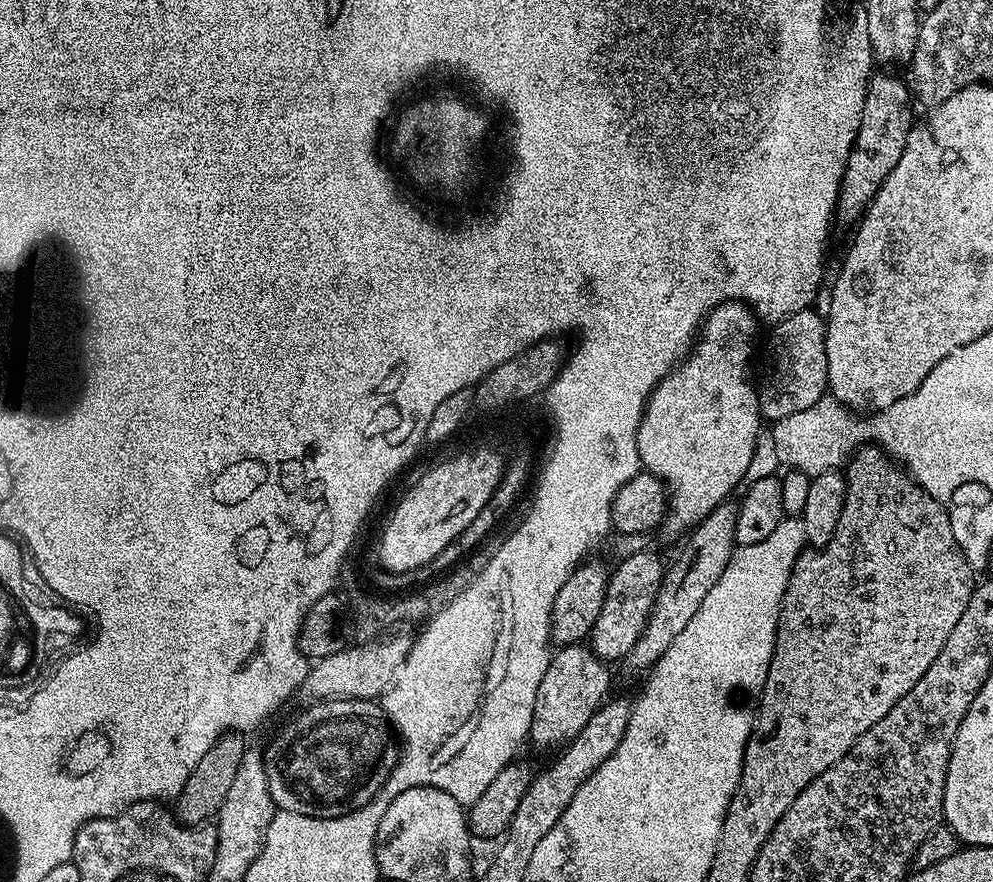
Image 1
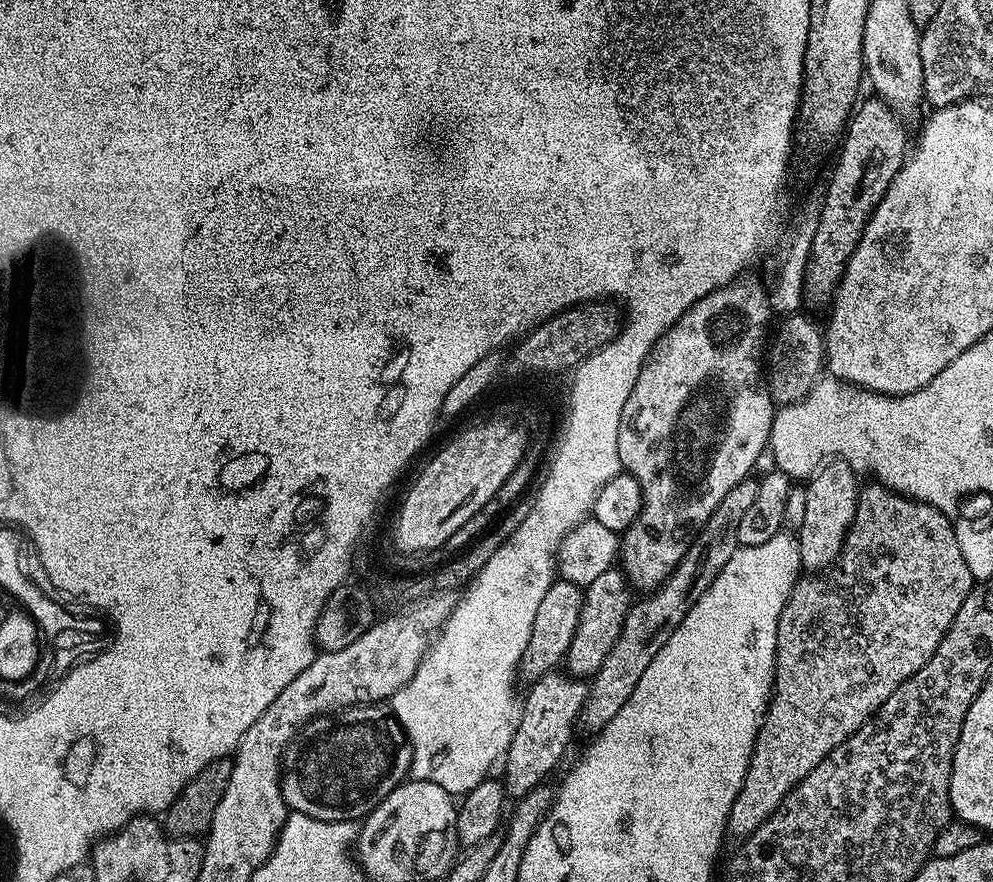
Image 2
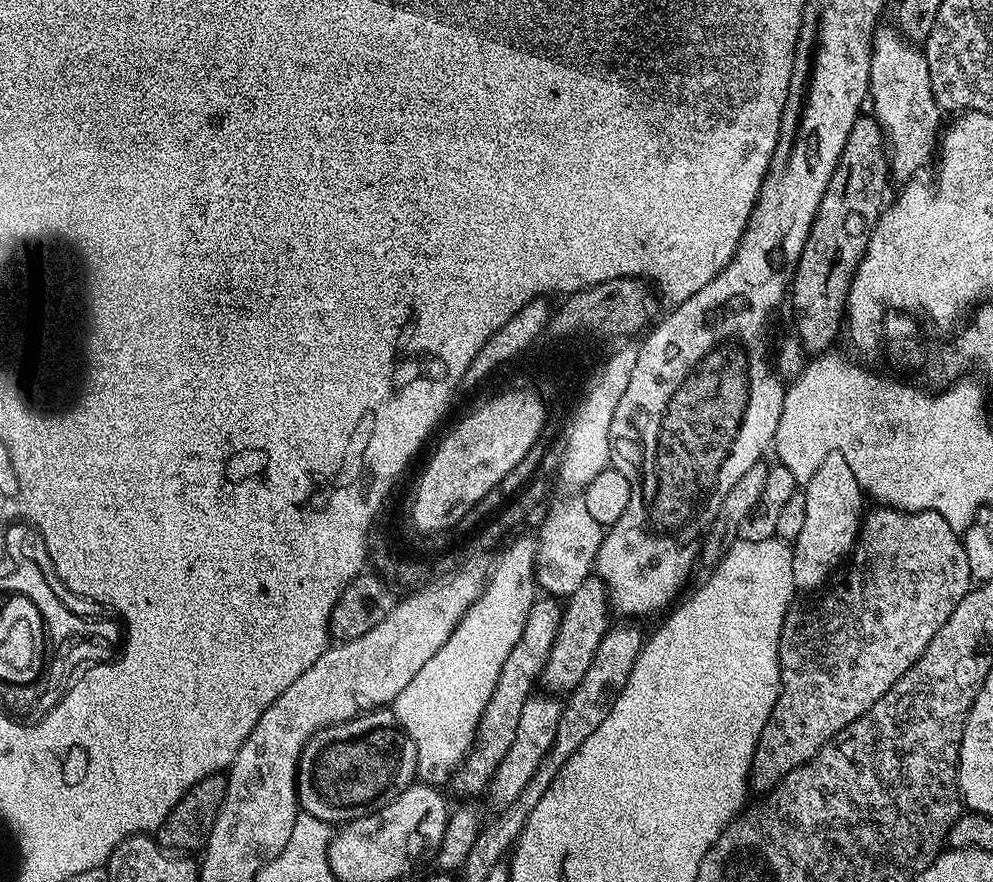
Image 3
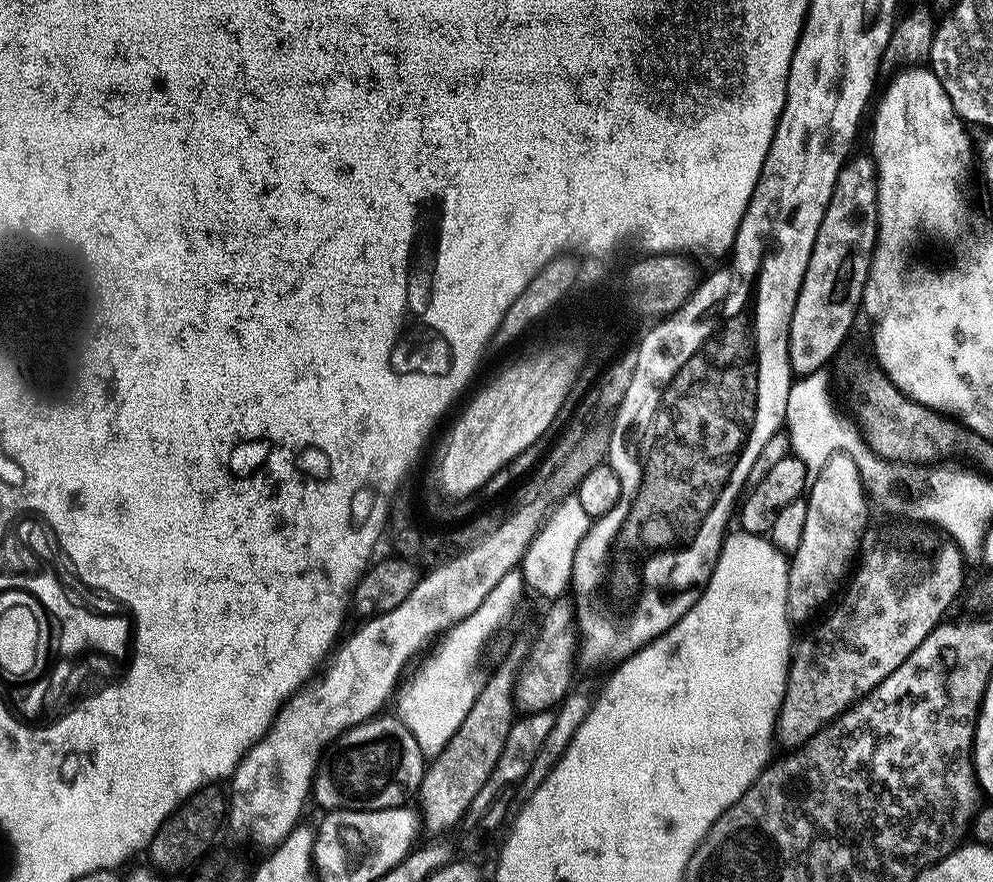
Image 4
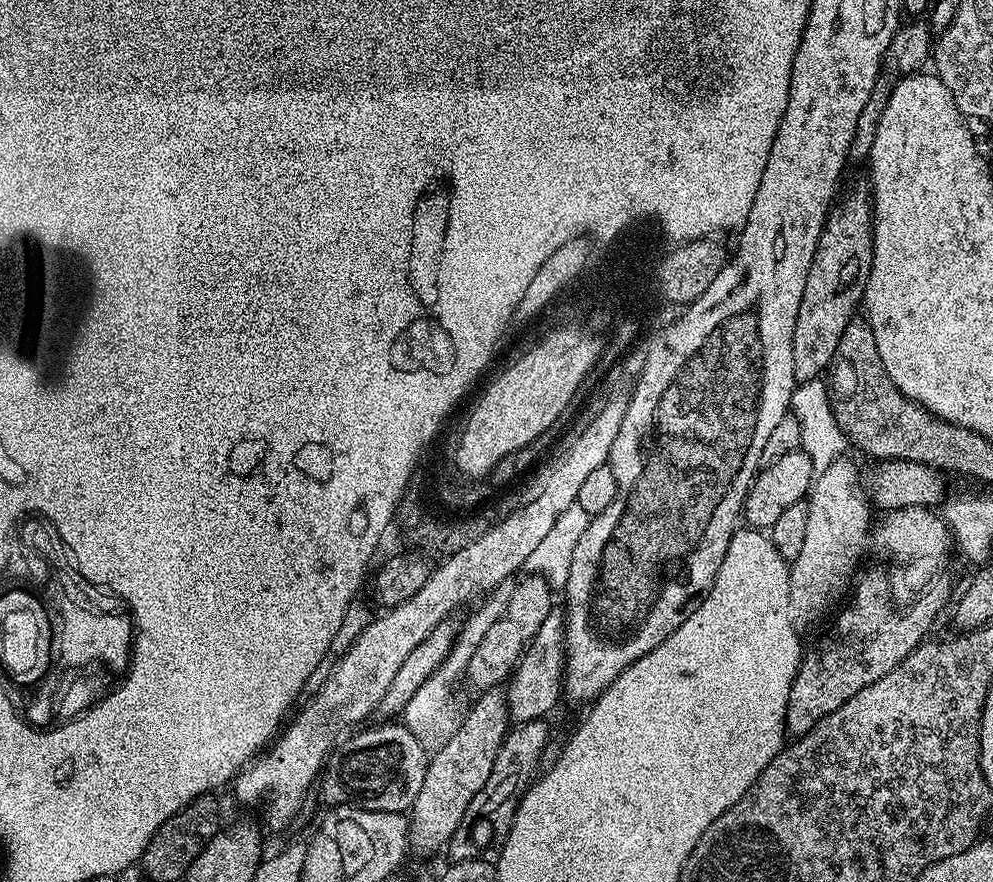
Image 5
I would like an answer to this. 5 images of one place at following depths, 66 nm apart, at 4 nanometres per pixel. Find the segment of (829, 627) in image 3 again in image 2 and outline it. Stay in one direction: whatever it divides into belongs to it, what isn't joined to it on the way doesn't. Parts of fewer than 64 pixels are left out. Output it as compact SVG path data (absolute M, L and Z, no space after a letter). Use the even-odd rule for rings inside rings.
M879 482L871 483L866 486L864 484L859 489L857 510L844 539L844 548L840 551L840 557L831 568L819 574L801 575L794 590L790 590L790 598L778 618L776 675L772 682L772 699L769 700L768 708L764 711L764 721L752 747L750 766L746 770L742 790L738 790L738 798L734 798L734 806L730 806L728 815L728 832L736 835L737 838L749 836L751 832L758 830L758 826L762 826L762 822L766 822L766 818L770 818L770 814L778 810L786 794L790 794L790 790L799 780L806 778L806 774L810 774L810 770L814 770L814 766L818 766L822 758L826 758L838 746L842 746L846 738L853 736L884 705L886 698L890 698L890 694L894 694L894 690L898 690L898 686L906 682L906 678L910 678L915 672L922 670L926 662L930 662L946 630L950 630L958 610L962 610L962 602L966 602L966 594L970 594L974 586L970 569L966 567L966 561L962 559L962 549L958 546L956 529L949 513L940 512L934 506L922 503L921 500L911 500L909 496L890 490Z

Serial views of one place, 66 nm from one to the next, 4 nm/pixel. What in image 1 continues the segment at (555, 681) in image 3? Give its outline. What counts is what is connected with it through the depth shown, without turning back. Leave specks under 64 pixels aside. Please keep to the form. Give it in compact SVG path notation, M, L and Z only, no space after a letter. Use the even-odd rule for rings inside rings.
M652 550L625 556L621 564L611 569L610 583L606 586L606 598L602 602L602 610L598 610L598 620L592 627L590 647L592 652L605 662L623 661L634 648L634 642L642 634L648 621L650 610L654 606L654 598L664 581L665 565Z

